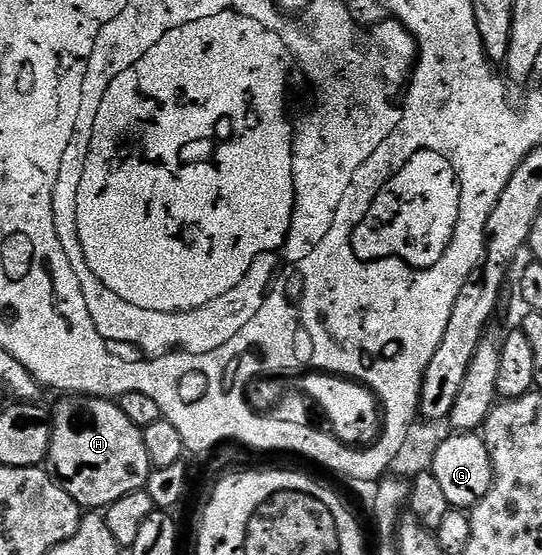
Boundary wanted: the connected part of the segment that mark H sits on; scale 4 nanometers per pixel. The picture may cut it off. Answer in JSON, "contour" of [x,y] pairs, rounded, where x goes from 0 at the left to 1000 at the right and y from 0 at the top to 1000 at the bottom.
{"contour":[[[155,712],[120,719],[94,751],[98,782],[87,825],[96,858],[157,921],[192,921],[212,899],[268,881],[279,840],[260,773],[227,748],[214,721]]]}

